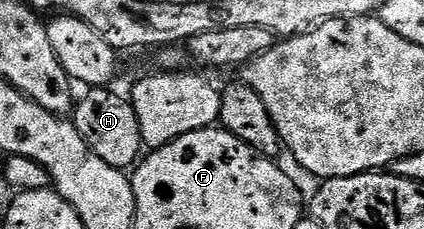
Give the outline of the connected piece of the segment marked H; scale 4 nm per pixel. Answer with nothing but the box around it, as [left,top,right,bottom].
[72,87,144,170]

